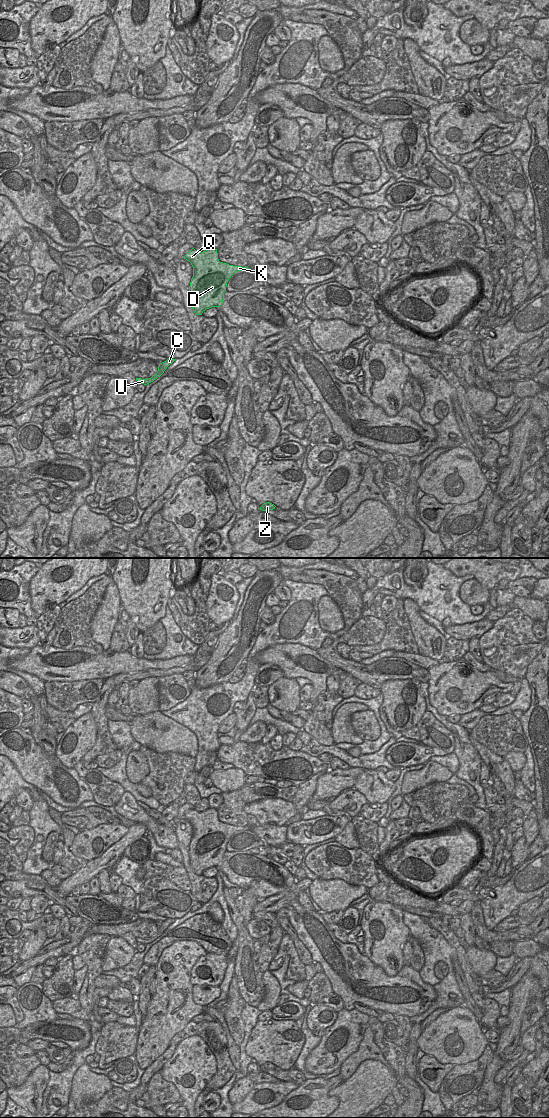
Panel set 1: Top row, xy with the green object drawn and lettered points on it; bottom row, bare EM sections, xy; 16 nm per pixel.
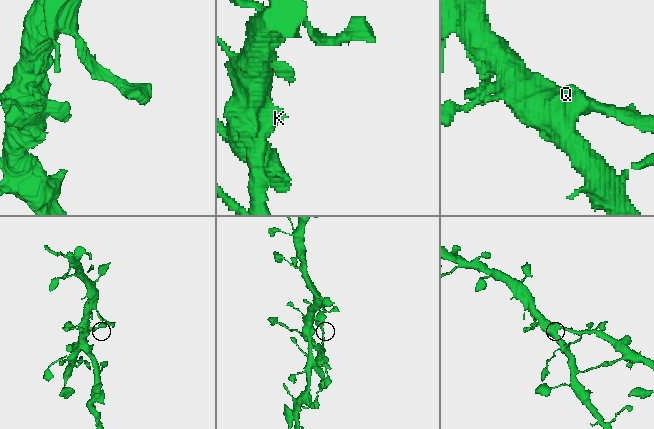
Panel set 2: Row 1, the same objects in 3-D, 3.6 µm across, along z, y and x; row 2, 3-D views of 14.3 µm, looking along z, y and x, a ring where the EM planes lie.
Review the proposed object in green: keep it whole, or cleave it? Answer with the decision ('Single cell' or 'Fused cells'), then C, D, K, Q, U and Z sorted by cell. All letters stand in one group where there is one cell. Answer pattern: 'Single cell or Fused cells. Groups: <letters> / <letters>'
Fused cells. Groups: C D K Q Z / U.

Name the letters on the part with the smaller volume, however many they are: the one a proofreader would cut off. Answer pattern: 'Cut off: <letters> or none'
Cut off: U.

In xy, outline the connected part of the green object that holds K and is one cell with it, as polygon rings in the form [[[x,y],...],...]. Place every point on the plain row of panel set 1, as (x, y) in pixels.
[[[192,808],[184,817],[193,827],[189,846],[190,865],[196,875],[211,867],[220,867],[231,836],[238,831],[249,830],[247,826],[233,826],[220,822],[217,809],[197,812]]]

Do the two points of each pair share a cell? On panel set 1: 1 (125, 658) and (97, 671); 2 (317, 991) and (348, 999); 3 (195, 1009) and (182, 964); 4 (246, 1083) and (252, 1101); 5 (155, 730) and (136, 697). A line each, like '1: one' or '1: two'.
1: one
2: two
3: one
4: two
5: two

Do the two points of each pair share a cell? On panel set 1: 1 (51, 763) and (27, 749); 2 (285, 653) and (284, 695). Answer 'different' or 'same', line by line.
1: same
2: different

